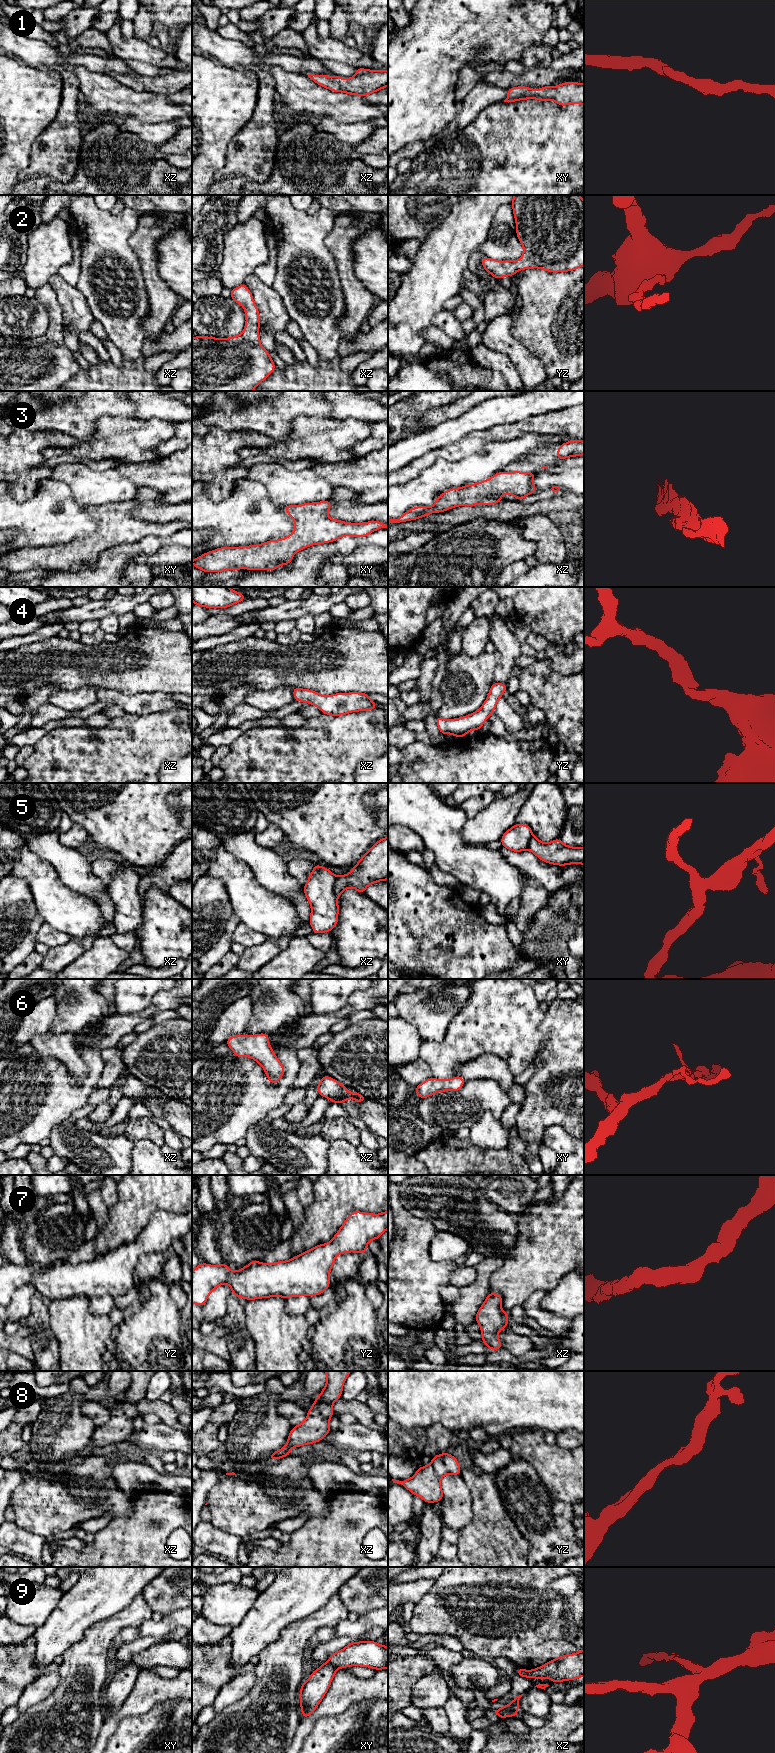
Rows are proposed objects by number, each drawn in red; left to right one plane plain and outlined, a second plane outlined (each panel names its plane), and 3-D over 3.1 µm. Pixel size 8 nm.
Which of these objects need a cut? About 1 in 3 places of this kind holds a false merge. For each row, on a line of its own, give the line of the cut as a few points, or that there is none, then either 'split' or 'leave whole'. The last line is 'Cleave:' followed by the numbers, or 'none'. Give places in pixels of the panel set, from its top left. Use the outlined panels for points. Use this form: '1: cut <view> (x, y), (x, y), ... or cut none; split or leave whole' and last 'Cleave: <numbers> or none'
1: cut none; leave whole
2: cut none; leave whole
3: cut none; leave whole
4: cut none; leave whole
5: cut xz (335, 876), (334, 893), (337, 897); split
6: cut none; leave whole
7: cut none; leave whole
8: cut none; leave whole
9: cut xy (328, 1661), (337, 1668); split
Cleave: 5, 9

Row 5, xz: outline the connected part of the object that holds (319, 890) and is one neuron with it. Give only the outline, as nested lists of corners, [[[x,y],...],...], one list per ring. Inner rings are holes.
[[[313,864],[314,869],[303,886],[305,896],[311,905],[309,924],[316,934],[330,932],[339,917],[338,897],[334,892],[336,876],[326,867]]]

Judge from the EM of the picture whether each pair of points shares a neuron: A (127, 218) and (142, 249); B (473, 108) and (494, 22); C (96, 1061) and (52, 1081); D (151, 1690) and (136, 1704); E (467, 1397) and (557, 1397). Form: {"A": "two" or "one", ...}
{"A": "two", "B": "two", "C": "one", "D": "one", "E": "one"}

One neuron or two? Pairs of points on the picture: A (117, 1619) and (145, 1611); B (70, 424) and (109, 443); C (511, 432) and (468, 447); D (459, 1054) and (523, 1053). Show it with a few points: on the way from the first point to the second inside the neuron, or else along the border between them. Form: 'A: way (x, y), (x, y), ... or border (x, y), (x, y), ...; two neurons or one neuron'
A: way (124, 1619), (138, 1612); one neuron
B: border (105, 415), (95, 423), (91, 437), (79, 440); two neurons
C: way (500, 433), (479, 438); one neuron
D: way (475, 1047), (507, 1047); one neuron

